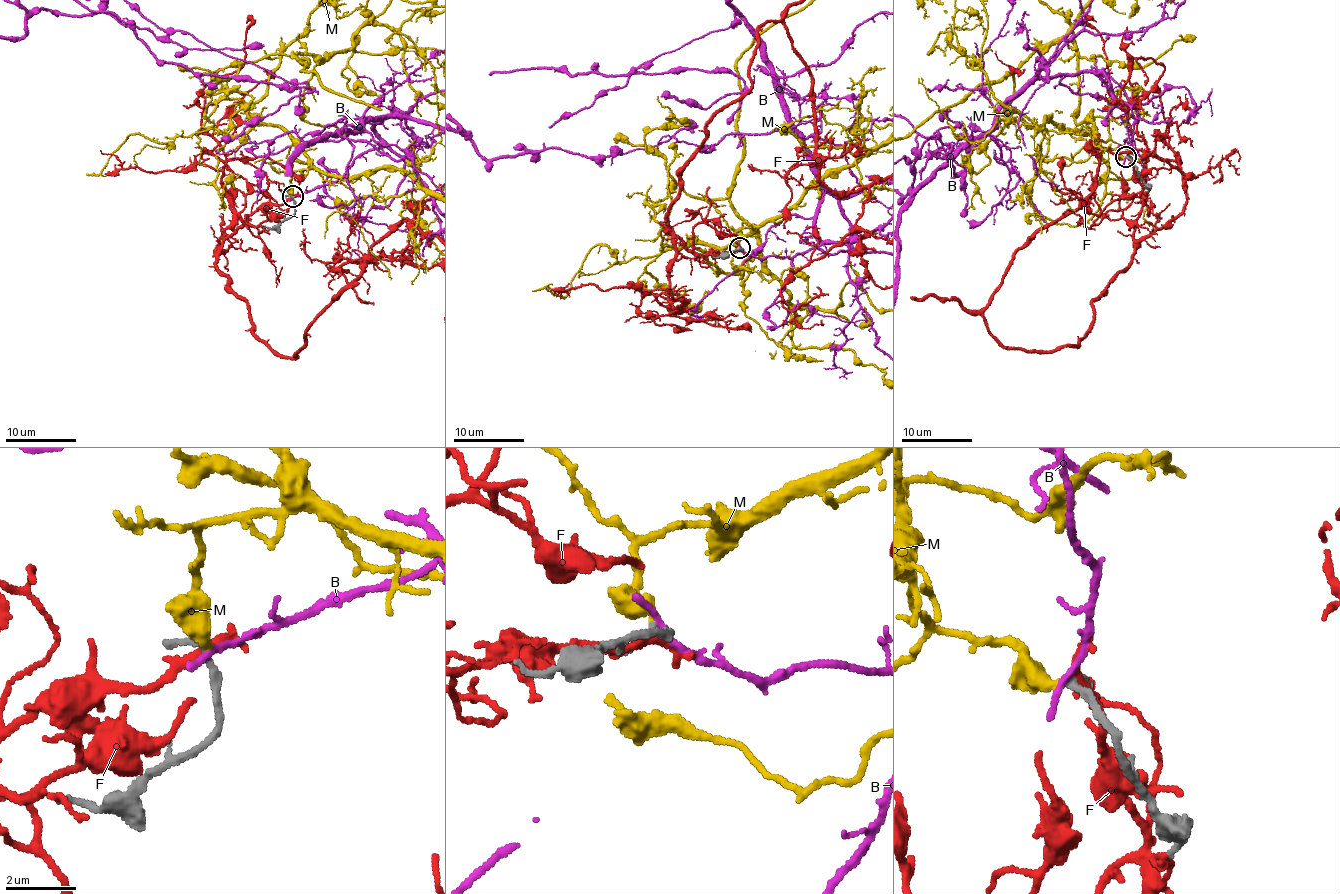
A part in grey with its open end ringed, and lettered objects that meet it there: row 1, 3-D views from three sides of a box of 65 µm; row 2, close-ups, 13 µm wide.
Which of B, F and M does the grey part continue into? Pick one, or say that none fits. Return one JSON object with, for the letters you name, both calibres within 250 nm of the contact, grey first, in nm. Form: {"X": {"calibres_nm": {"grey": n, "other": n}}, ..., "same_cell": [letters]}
{"M": {"calibres_nm": {"grey": 200, "other": 360}}, "same_cell": ["M"]}

